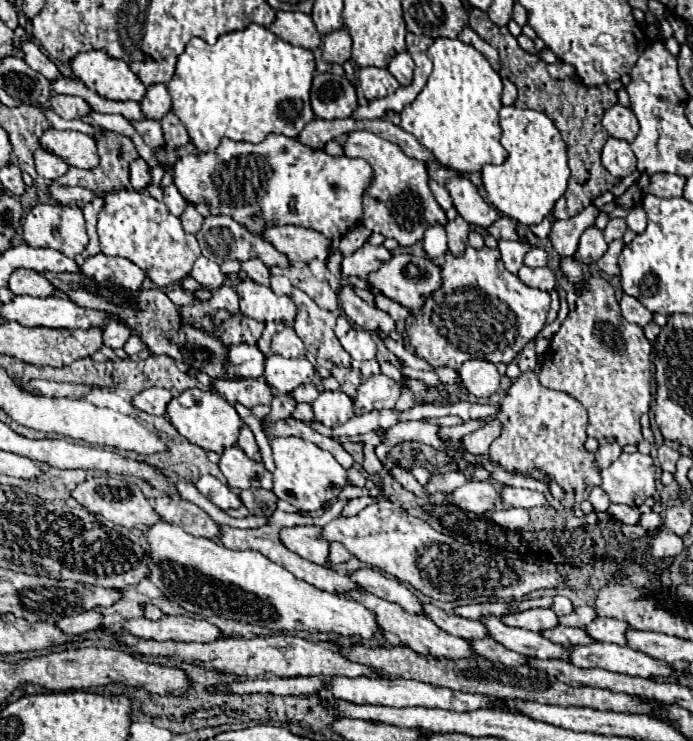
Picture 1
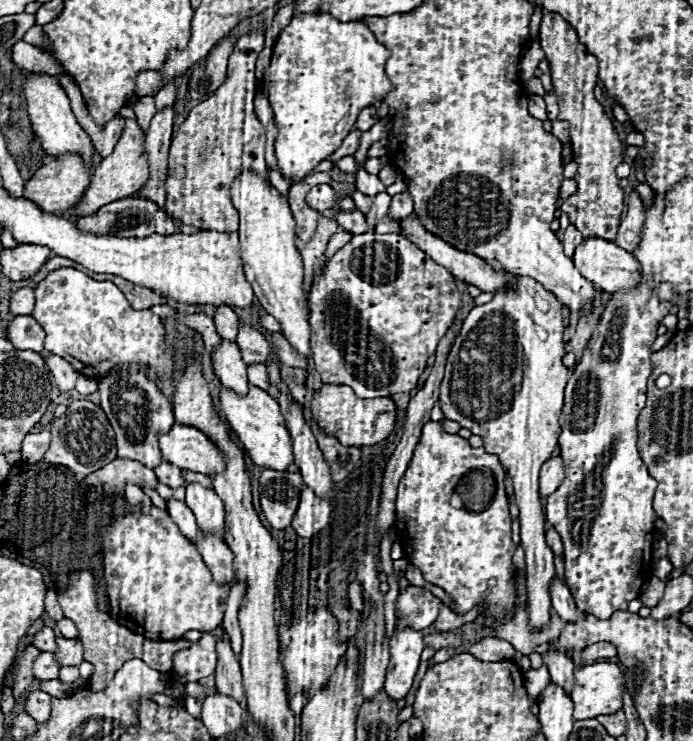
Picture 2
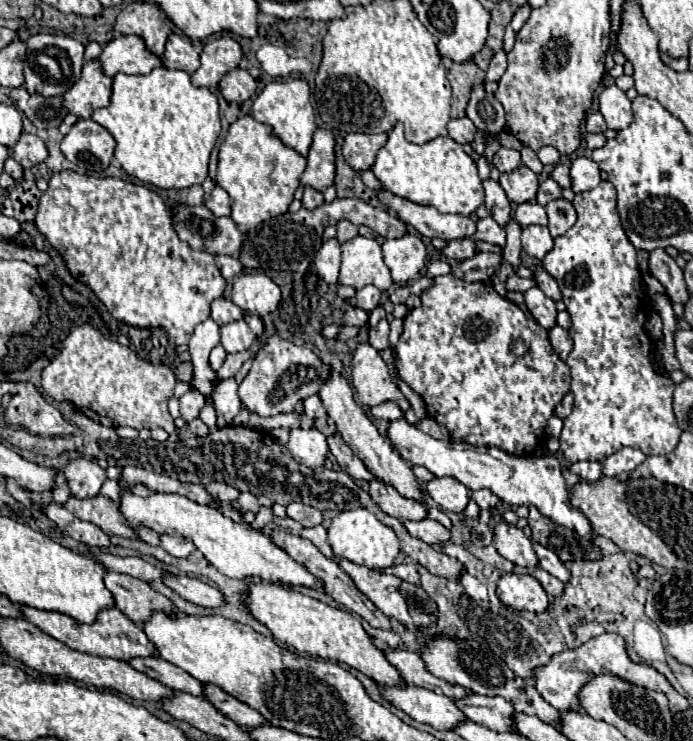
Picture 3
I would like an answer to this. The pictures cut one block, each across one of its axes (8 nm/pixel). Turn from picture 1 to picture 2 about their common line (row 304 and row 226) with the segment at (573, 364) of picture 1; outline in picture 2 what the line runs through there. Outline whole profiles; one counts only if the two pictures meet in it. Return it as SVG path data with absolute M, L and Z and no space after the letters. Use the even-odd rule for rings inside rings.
M546 12L540 26L540 44L550 62L552 84L560 104L560 120L570 122L570 144L574 162L578 164L578 190L560 208L568 214L584 238L596 236L604 240L616 240L620 216L624 210L624 192L618 186L616 166L622 162L622 144L614 132L612 120L604 114L602 104L594 98L594 86L598 82L598 60L586 52L586 46L578 40L576 30L556 12Z

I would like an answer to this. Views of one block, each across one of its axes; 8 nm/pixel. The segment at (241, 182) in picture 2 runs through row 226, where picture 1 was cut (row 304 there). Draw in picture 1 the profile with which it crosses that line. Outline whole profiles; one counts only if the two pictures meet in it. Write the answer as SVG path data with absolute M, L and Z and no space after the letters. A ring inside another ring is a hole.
M242 280L236 292L240 310L252 320L292 324L296 318L296 304L288 296L276 296L268 286L260 286L254 280Z

